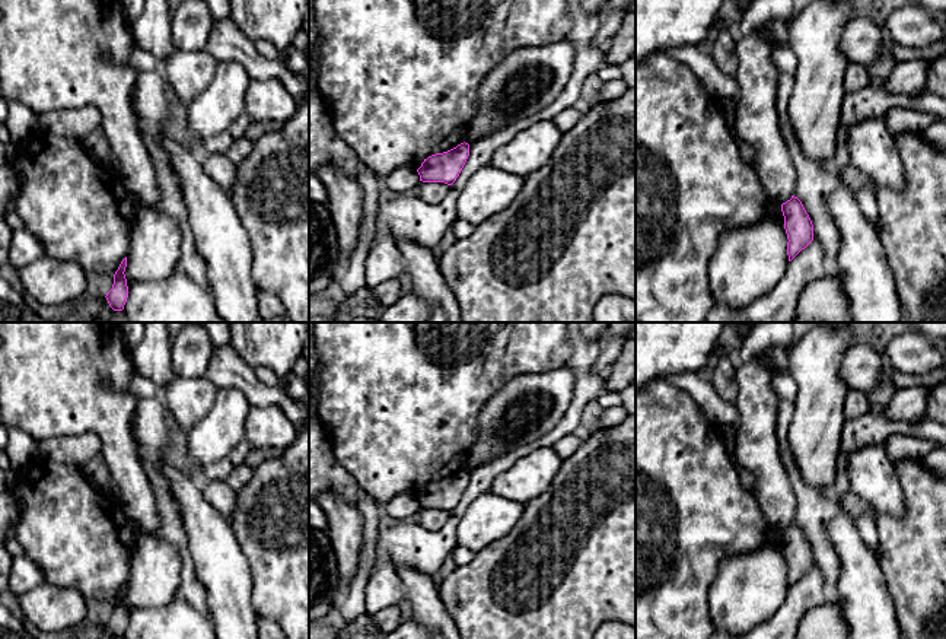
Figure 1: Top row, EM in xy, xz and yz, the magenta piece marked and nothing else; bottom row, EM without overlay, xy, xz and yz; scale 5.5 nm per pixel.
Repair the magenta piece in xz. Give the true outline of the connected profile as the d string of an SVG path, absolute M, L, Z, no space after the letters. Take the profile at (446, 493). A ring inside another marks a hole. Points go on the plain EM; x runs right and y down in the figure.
M465 468L447 479L429 483L417 496L420 508L452 512L459 503L468 483L469 471Z

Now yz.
M791 522L781 531L784 556L787 560L787 582L791 588L802 576L813 568L813 551L802 528Z

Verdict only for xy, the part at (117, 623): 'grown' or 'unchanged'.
unchanged

